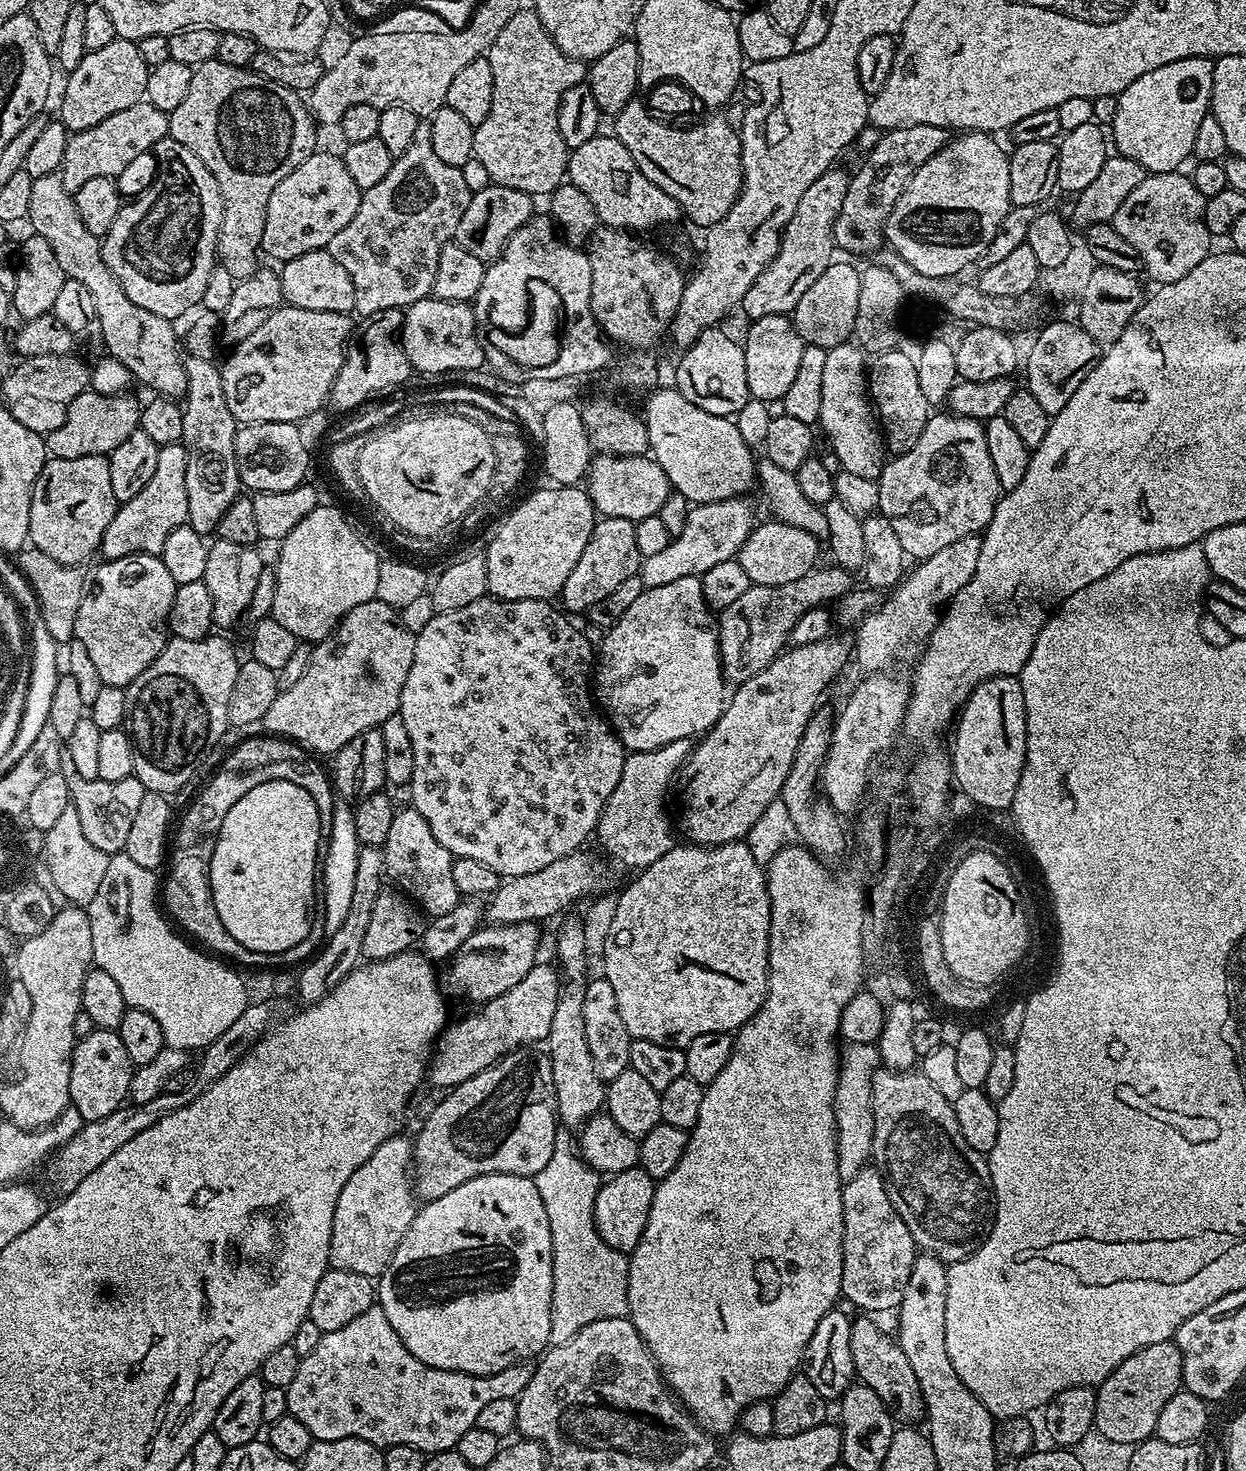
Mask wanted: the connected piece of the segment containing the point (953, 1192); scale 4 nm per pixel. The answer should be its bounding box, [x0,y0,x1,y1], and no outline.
[871,1070,992,1265]

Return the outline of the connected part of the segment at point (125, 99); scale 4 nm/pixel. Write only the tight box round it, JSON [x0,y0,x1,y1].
[58,39,148,133]

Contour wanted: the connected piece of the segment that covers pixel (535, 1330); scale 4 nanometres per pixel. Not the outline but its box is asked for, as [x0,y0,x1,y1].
[378,1172,554,1376]

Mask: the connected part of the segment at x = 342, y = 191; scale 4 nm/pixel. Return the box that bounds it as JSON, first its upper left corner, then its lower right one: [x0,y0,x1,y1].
[261,150,362,262]

